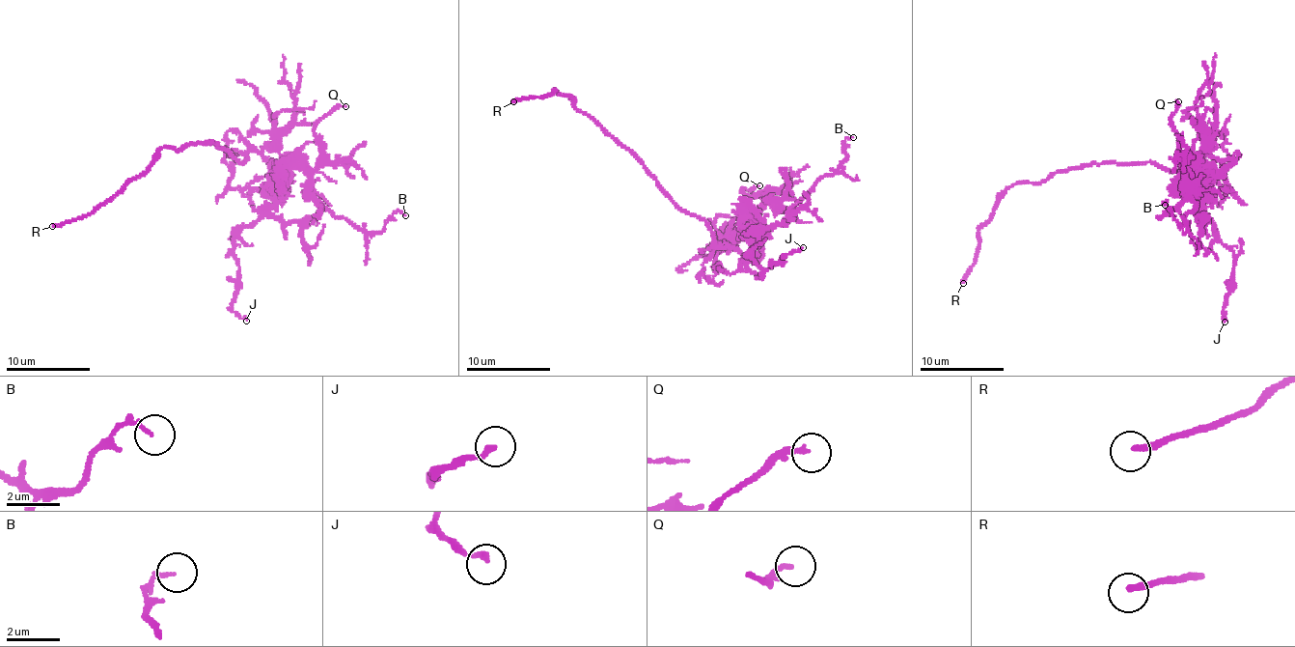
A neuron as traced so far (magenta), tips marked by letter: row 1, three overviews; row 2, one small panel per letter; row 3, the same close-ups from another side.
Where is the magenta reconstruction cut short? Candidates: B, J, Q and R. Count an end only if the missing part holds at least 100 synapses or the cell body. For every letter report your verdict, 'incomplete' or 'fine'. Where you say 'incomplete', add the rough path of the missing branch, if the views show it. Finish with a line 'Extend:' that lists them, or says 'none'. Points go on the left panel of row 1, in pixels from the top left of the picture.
B: fine
J: fine
Q: fine
R: incomplete
Extend: R

